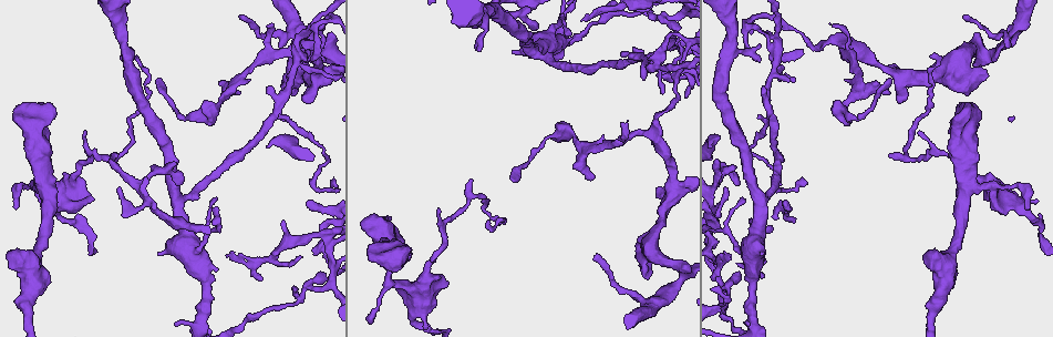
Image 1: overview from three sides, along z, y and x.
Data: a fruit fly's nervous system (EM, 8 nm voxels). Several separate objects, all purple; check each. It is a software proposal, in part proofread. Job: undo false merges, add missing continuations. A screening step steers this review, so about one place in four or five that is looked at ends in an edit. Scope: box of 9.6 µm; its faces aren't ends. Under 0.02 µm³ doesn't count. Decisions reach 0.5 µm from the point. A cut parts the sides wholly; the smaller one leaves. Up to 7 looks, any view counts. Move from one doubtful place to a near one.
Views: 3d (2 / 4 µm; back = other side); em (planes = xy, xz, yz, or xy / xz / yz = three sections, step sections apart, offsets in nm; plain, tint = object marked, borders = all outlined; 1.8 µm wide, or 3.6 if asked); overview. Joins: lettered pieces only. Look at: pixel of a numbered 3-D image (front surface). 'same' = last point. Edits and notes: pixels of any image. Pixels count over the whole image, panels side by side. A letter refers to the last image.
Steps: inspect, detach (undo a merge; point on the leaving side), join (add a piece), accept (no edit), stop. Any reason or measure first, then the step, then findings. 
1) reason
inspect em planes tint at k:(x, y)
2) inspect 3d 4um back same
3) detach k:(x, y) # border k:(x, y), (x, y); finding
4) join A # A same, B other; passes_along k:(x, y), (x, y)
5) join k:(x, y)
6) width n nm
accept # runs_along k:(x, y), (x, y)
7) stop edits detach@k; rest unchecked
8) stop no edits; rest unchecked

thin arm on a thick one
inspect 3d 4um at 1:(391, 284)

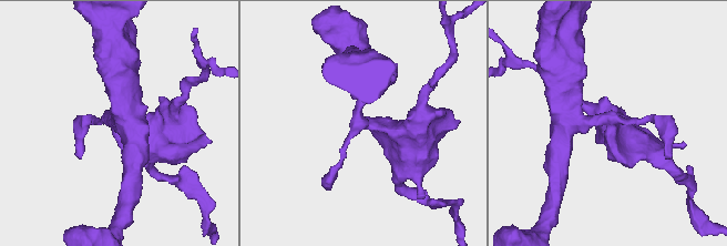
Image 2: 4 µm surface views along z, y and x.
shape alone is not enough
inspect em xz step 8 borders at 2:(360, 122)

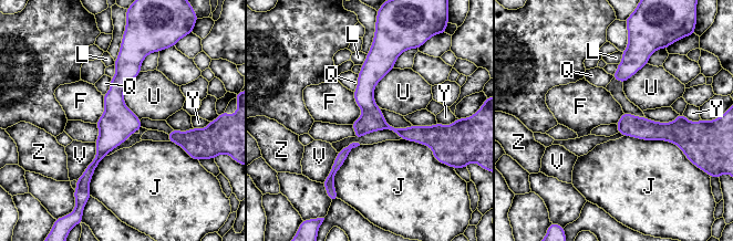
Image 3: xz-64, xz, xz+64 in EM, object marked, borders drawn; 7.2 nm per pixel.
inspect em planes borders same

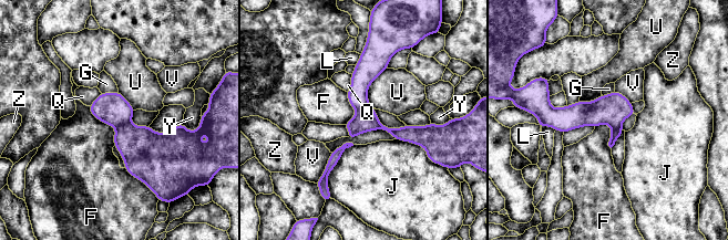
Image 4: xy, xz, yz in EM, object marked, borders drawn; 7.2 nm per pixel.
detach 4:(144, 150) # F other, G other, J other, L other, Q other, U other, V other, Y other, Z other; a second neuron is stuck on

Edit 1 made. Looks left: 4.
redraw
inspect overview

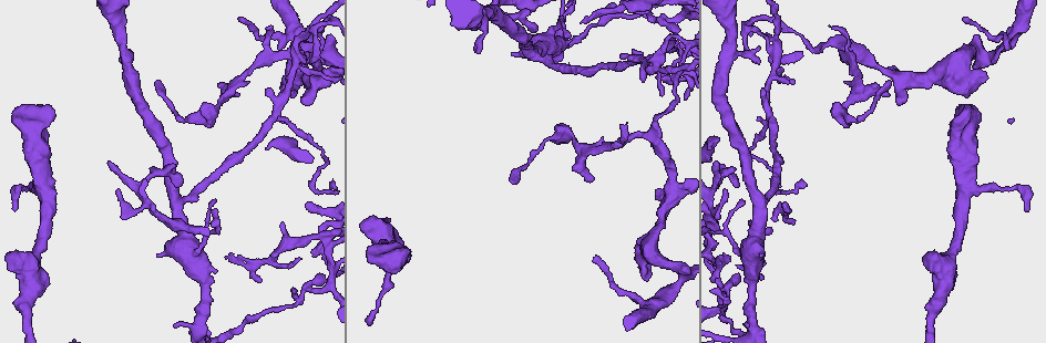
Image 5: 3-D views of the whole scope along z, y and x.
an open end
inspect 3d 4um at 5:(236, 95)

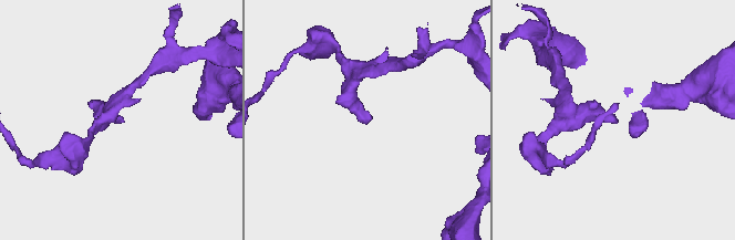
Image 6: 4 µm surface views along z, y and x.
inspect em yz step 8 borders at 6:(371, 120)

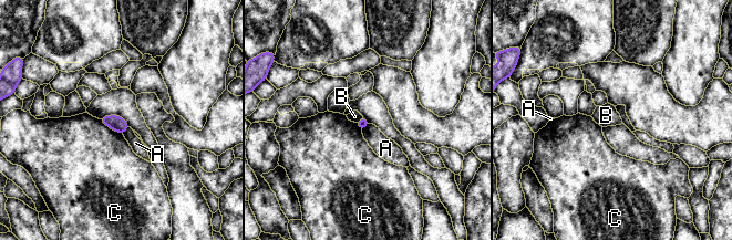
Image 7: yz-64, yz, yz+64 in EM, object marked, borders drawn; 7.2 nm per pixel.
cut it another way
inspect em planes borders same

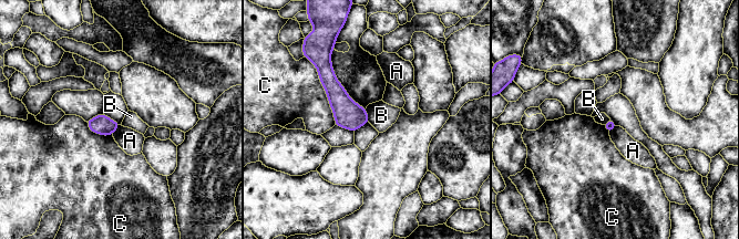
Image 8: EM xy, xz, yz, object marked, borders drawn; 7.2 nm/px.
accept # A other, B other, C other; border 8:(365, 108), (369, 122); no lettered piece goes on from it

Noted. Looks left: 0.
stop edits detach@4; rest unchecked

